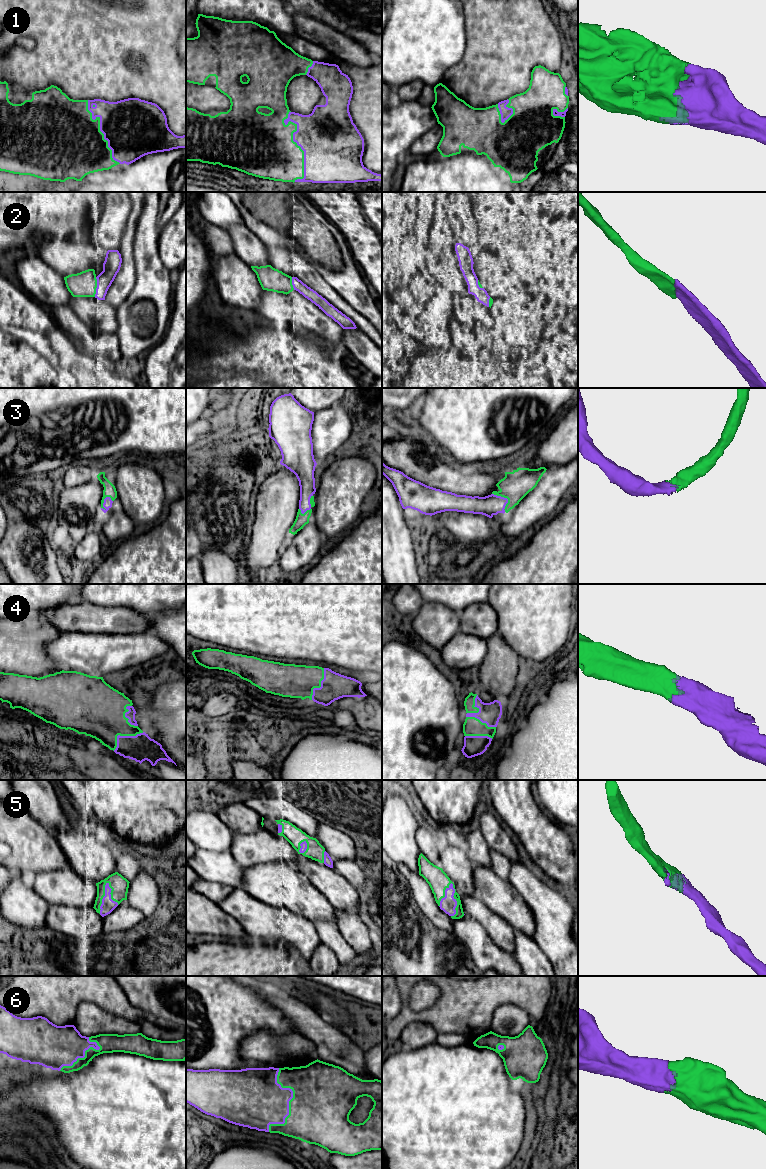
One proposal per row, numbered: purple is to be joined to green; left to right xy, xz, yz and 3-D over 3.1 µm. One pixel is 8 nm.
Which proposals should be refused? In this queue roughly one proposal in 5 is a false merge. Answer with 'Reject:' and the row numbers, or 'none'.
Reject: none

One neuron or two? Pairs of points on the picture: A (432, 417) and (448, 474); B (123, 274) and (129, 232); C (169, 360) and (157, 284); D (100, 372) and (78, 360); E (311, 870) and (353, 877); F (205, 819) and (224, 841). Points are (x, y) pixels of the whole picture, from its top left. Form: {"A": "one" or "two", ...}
{"A": "two", "B": "one", "C": "two", "D": "one", "E": "two", "F": "one"}

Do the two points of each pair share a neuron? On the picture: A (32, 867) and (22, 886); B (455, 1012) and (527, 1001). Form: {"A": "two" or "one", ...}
{"A": "two", "B": "one"}

